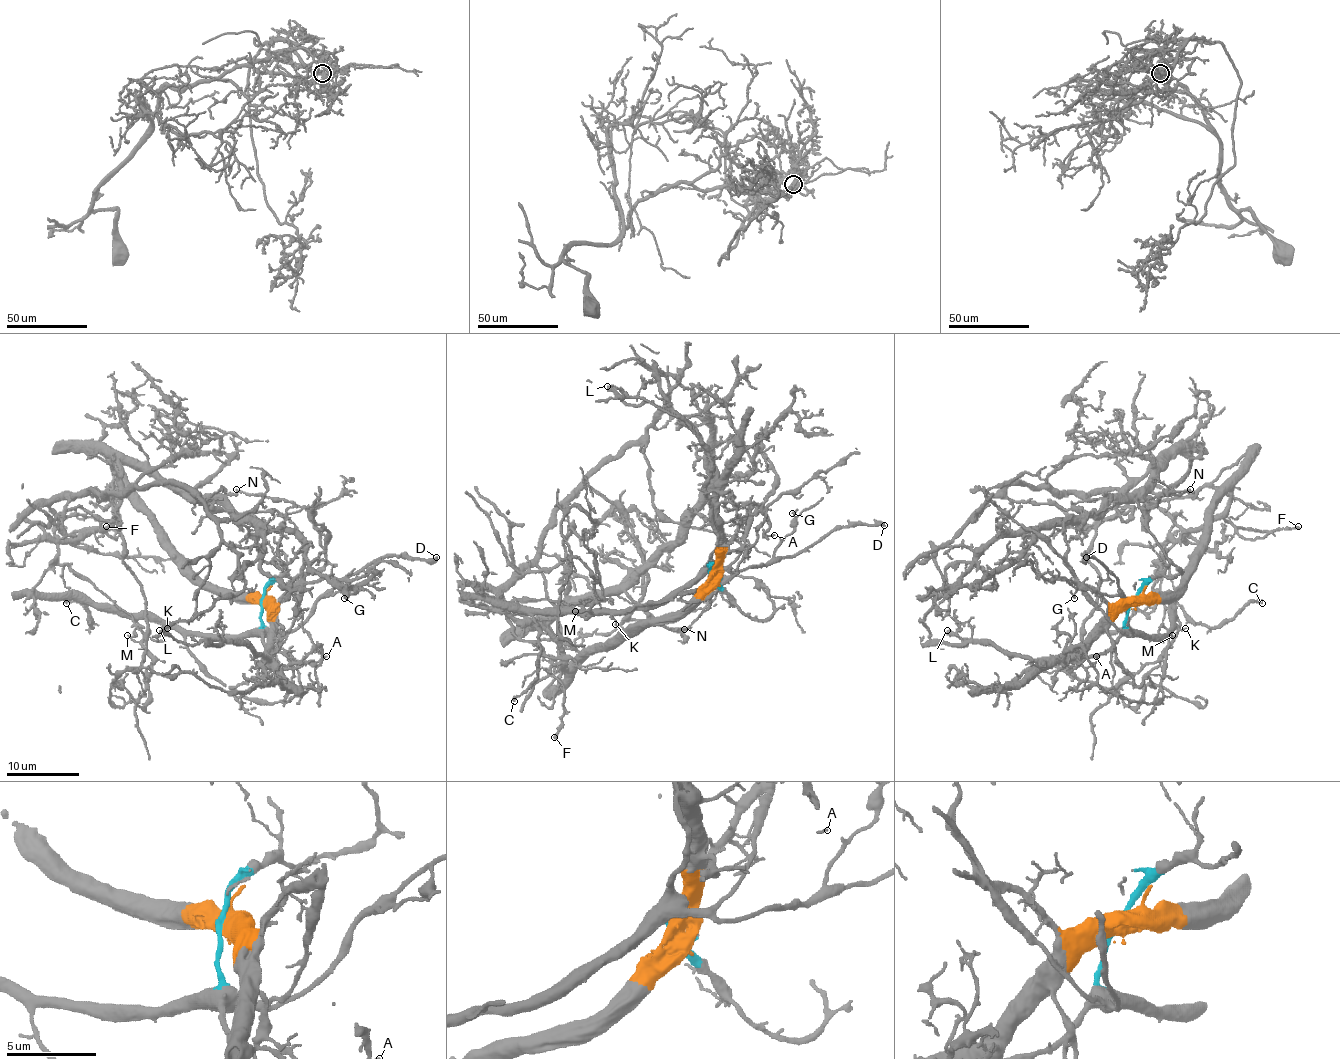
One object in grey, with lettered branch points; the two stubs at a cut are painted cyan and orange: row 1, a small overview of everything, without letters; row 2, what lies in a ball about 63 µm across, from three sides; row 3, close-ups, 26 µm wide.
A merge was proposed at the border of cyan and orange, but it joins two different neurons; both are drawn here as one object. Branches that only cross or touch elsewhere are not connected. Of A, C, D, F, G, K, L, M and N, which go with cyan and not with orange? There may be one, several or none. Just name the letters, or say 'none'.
C, D, G, K, M, N

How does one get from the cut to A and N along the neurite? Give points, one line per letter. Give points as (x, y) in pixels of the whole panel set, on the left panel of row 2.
A: (263, 600), (268, 605), (270, 660), (274, 664), (298, 662), (316, 646), (321, 660), (316, 662), (327, 656)
N: (263, 600), (263, 591), (279, 576), (316, 573), (325, 562), (325, 549), (305, 507), (236, 489)

